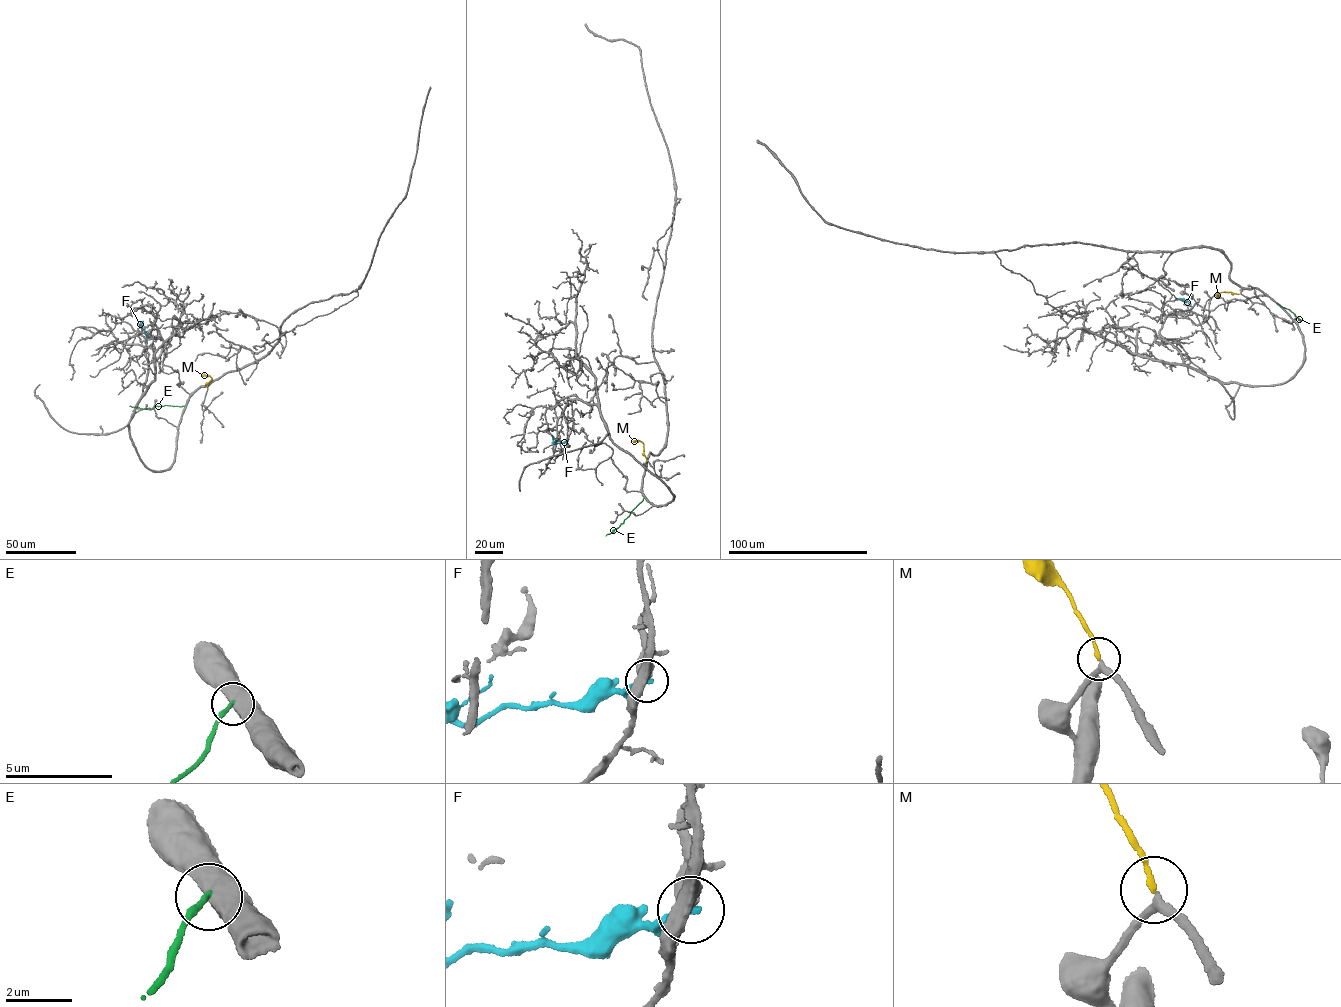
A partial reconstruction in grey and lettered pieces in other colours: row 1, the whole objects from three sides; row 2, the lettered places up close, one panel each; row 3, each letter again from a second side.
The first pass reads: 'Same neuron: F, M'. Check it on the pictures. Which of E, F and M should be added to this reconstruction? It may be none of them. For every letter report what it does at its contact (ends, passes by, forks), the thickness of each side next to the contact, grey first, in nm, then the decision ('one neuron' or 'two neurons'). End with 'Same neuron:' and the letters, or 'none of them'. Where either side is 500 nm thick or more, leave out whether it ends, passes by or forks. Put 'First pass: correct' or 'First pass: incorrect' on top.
First pass: incorrect
E: 550 nm thick on the grey side, 170 nm on the other; two neurons
F: it ends there; 440 nm thick on the grey side, 240 nm on the other; two neurons
M: it ends there; 220 nm thick on the grey side, 150 nm on the other; one neuron
Same neuron: M

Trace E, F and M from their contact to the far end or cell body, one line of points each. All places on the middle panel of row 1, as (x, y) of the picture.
E: (644, 497), (623, 523), (605, 536)
F: (567, 441), (554, 444), (552, 435)
M: (647, 460), (643, 443), (633, 441)

